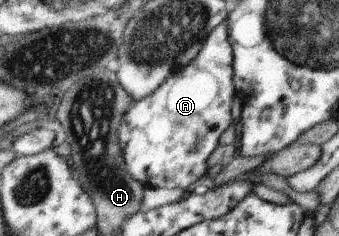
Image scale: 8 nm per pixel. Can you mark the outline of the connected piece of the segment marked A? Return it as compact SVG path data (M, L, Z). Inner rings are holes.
M223 22L208 36L200 54L187 67L171 75L153 94L133 102L118 127L125 168L133 178L145 187L184 188L188 192L205 179L207 158L219 146L223 132L234 124L231 116L237 96L234 60L235 52L228 24Z

